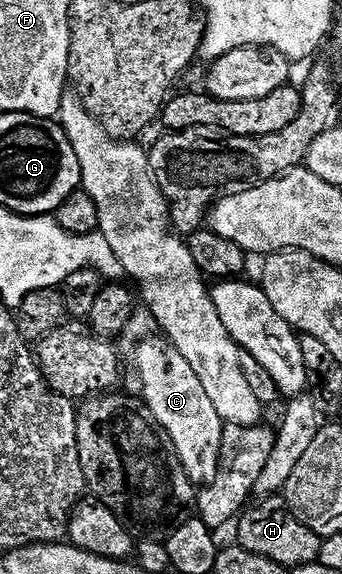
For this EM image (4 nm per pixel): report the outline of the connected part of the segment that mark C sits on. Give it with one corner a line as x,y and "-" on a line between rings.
166,339
147,340
139,348
135,360
139,363
139,376
143,379
142,399
153,418
167,432
179,460
191,483
196,486
212,484
219,473
219,455
223,445
223,419
213,407
201,378
185,362
185,358

